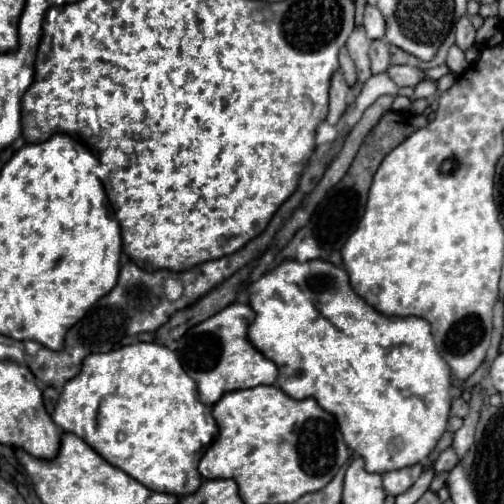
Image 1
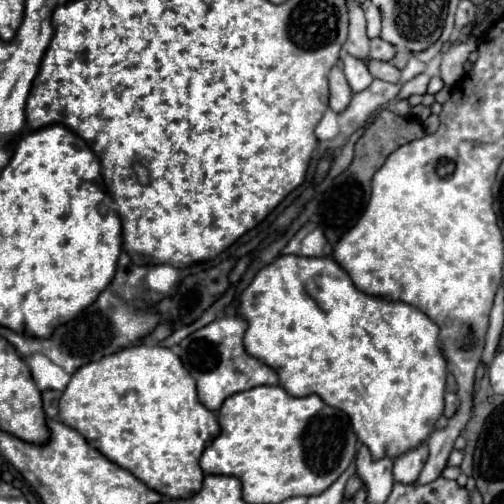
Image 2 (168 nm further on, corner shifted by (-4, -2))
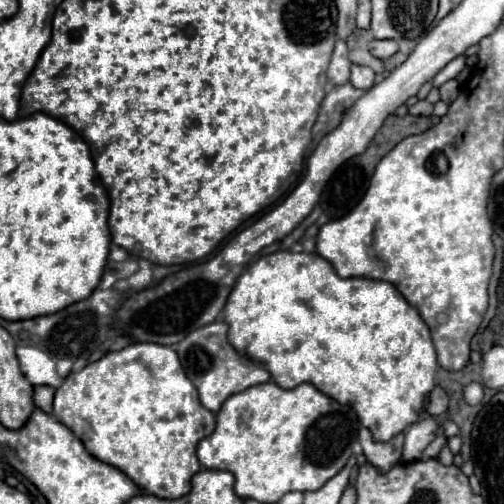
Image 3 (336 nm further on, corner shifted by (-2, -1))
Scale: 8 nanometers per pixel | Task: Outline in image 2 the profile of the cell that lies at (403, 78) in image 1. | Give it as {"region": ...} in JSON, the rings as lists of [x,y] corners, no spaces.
{"region":[[[370,59],[370,61],[366,61],[366,67],[368,67],[370,75],[376,77],[376,79],[382,79],[382,81],[388,81],[388,83],[398,83],[400,81],[400,69],[396,69],[390,63]]]}

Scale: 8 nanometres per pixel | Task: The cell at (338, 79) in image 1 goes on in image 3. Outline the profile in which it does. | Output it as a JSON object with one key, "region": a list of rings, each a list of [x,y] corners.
{"region":[[[344,40],[336,42],[330,66],[328,66],[328,78],[332,80],[332,84],[346,84],[350,78],[350,66],[352,62],[348,60],[348,48]]]}

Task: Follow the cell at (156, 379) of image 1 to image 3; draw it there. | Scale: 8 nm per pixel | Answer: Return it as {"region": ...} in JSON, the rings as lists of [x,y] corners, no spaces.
{"region":[[[142,342],[142,344],[128,344],[126,348],[118,350],[118,352],[110,352],[106,356],[102,356],[100,360],[88,364],[86,368],[78,370],[78,372],[70,372],[64,380],[64,384],[56,390],[56,396],[54,396],[54,416],[64,424],[68,426],[80,440],[82,444],[86,446],[86,450],[100,462],[106,462],[118,470],[122,470],[142,492],[146,494],[152,494],[152,496],[158,496],[158,498],[182,498],[184,494],[190,492],[190,480],[192,476],[200,470],[200,462],[196,458],[196,446],[202,438],[210,436],[214,432],[214,426],[216,426],[216,420],[214,420],[214,414],[210,410],[206,410],[200,400],[198,400],[198,390],[196,386],[186,378],[186,372],[182,370],[180,362],[178,362],[178,354],[170,348],[170,346],[162,346],[162,344],[152,344],[152,342]]]}

